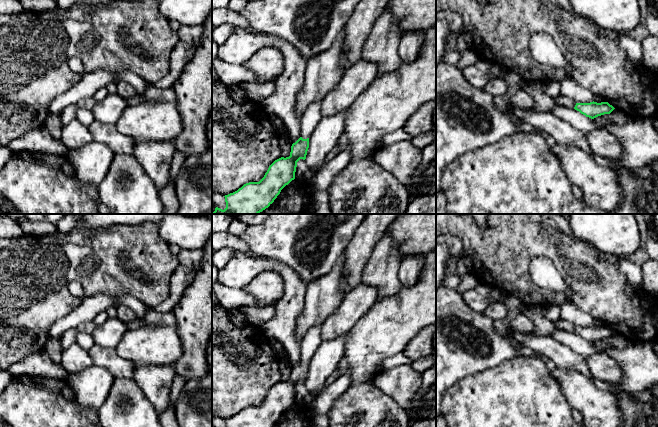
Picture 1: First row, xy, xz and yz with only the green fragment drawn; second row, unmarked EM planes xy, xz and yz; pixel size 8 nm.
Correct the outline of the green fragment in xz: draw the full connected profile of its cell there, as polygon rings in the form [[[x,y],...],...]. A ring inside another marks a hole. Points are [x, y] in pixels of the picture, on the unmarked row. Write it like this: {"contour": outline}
{"contour": [[[300,361],[291,370],[289,381],[275,384],[259,406],[244,408],[237,415],[225,419],[226,427],[273,427],[281,414],[295,403],[297,386],[305,384],[309,362]]]}

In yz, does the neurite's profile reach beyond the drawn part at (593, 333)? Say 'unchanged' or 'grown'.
grown

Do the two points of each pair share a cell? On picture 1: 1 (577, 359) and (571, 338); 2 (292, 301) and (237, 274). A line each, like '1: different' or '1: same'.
1: different
2: same

